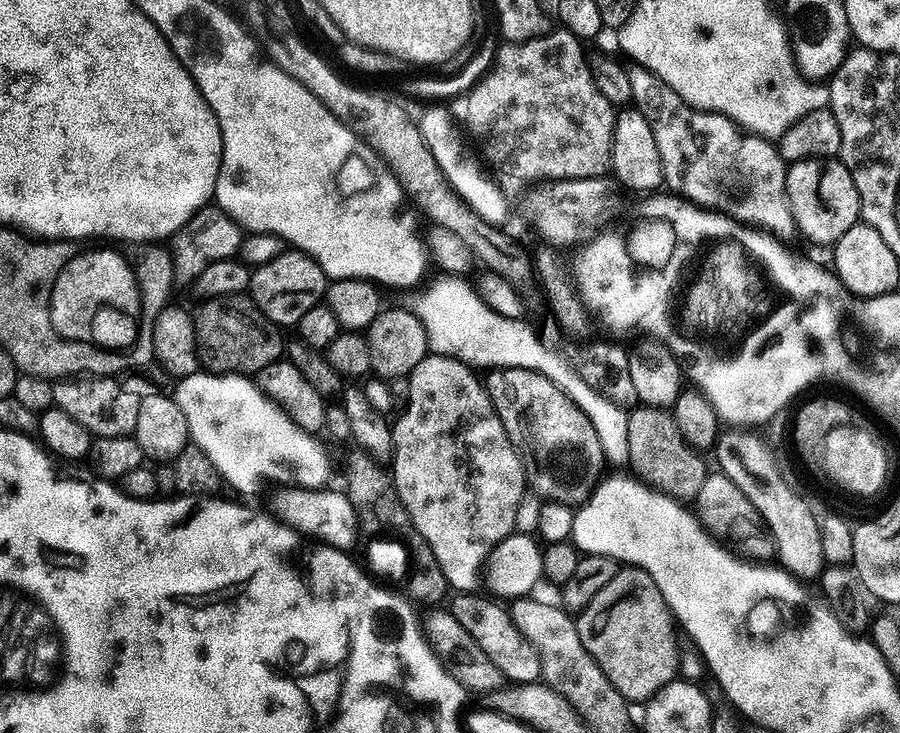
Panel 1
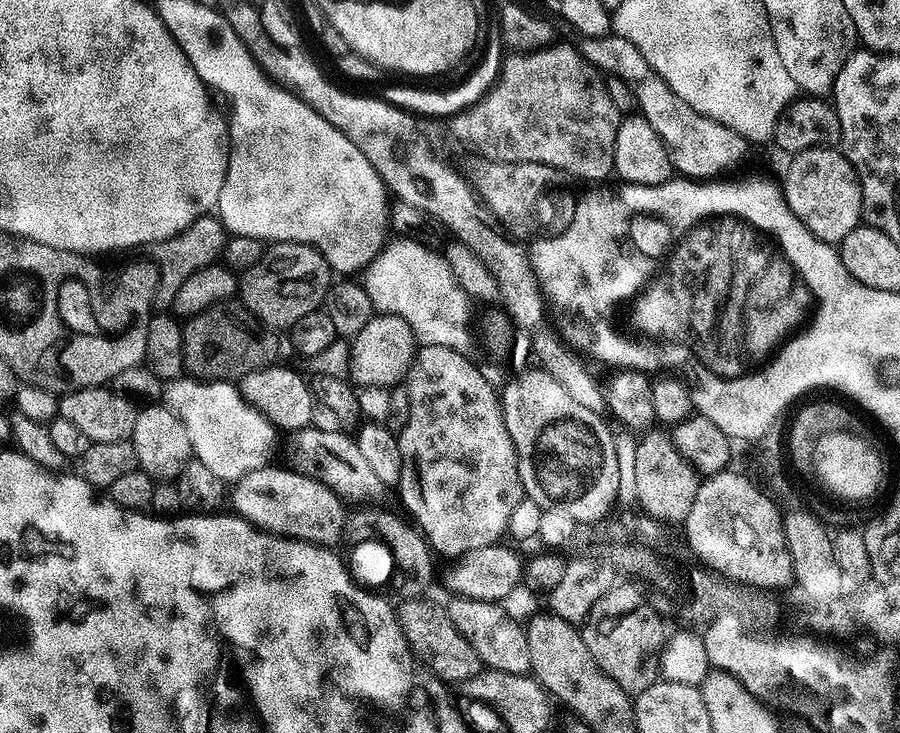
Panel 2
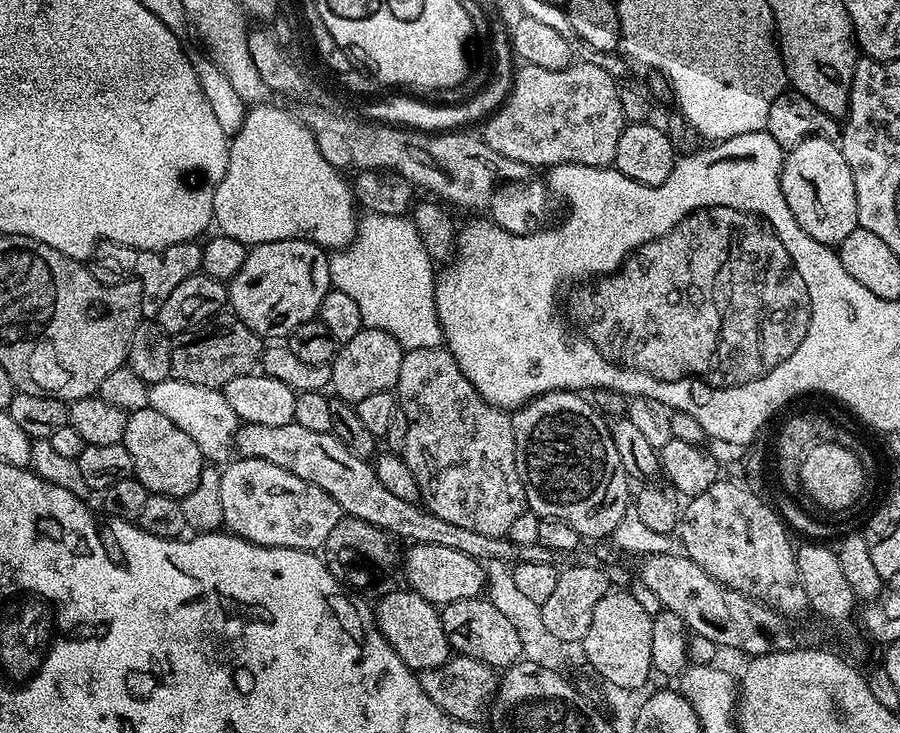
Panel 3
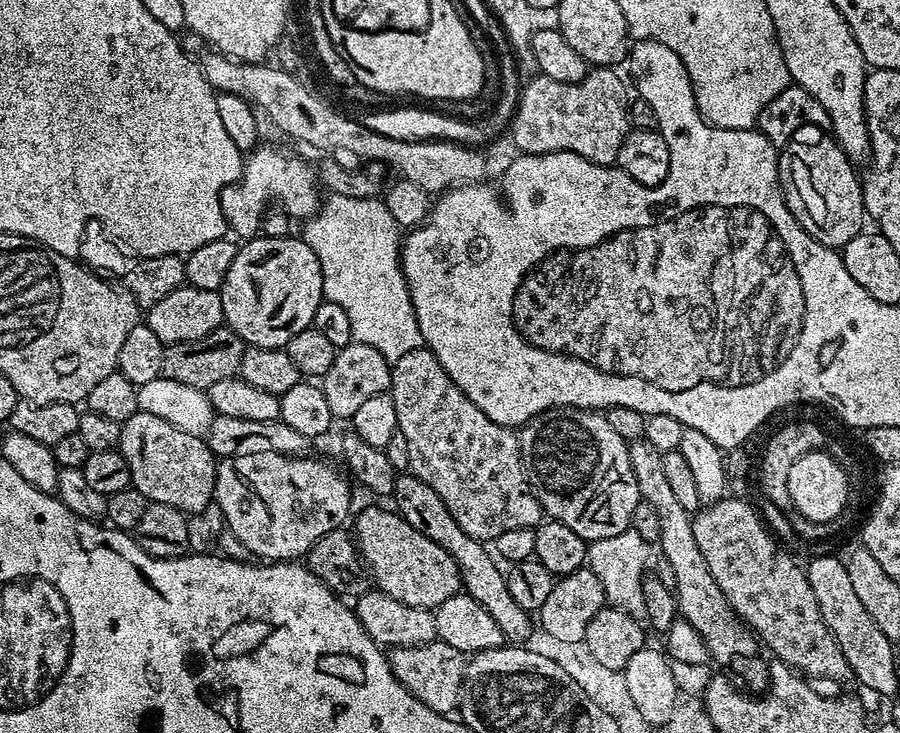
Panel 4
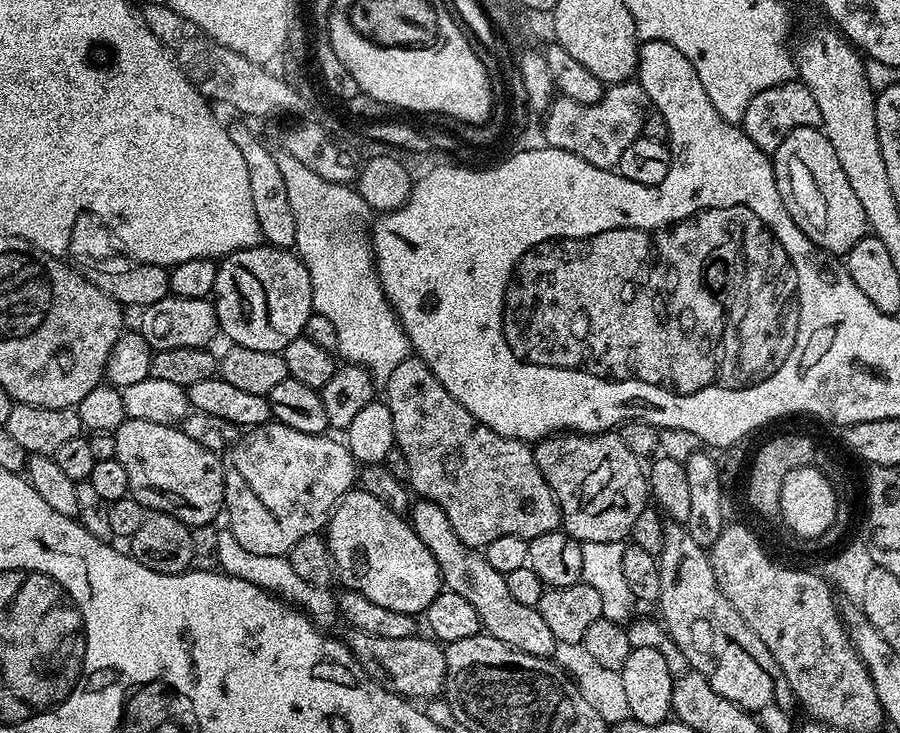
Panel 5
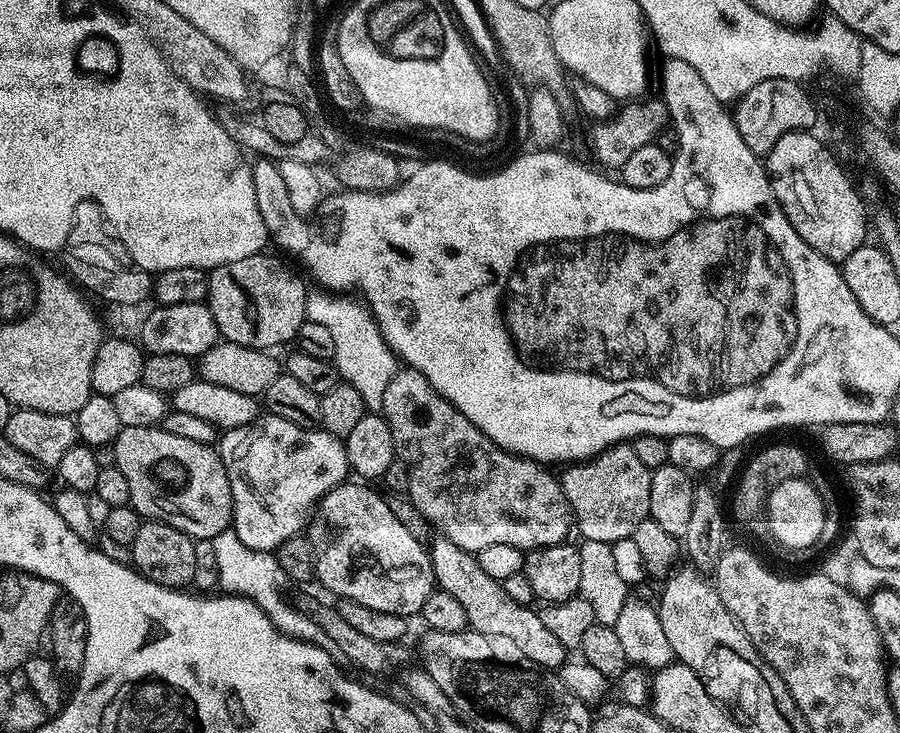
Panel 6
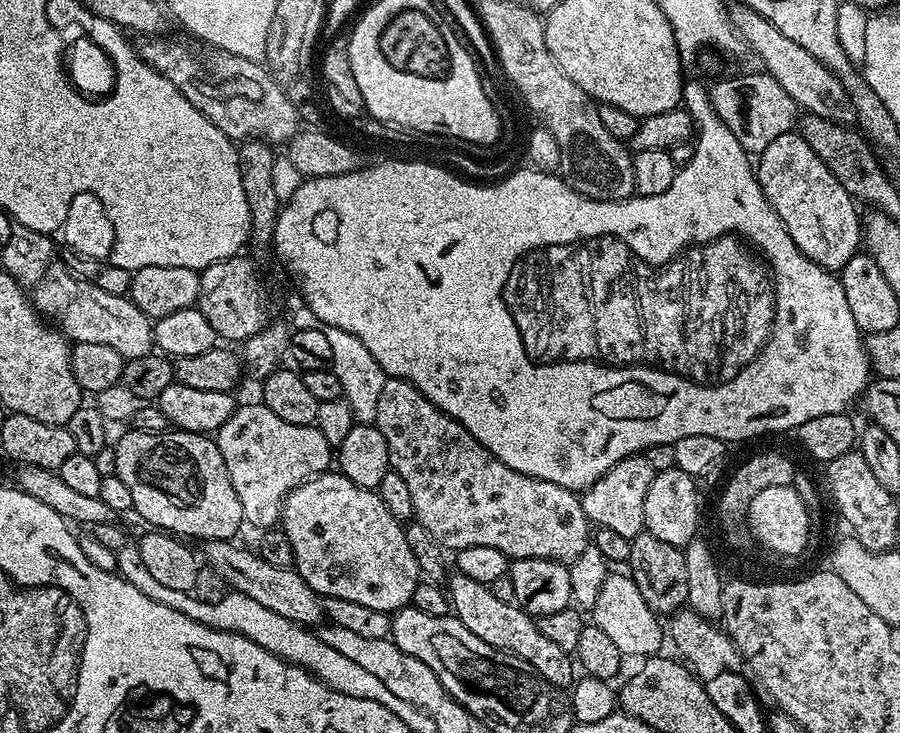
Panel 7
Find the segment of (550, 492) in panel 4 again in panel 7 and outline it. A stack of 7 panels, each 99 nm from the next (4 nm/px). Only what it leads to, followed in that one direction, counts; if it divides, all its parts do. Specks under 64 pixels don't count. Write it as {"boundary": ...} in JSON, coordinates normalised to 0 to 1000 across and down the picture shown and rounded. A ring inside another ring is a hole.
{"boundary":[[[713,619],[697,622],[694,628],[687,630],[678,641],[673,641],[673,647],[669,647],[669,652],[664,652],[664,658],[660,658],[656,664],[649,667],[644,677],[644,688],[649,693],[654,716],[682,723],[682,729],[691,729],[699,734],[714,726],[713,696],[726,648],[722,630],[718,630],[718,625]]]}

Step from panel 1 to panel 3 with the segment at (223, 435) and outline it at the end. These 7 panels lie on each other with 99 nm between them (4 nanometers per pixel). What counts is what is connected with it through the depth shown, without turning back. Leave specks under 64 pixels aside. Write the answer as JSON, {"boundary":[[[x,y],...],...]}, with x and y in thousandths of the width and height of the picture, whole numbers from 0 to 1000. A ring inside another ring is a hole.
{"boundary":[[[188,516],[166,528],[164,555],[189,570],[189,576],[193,576],[198,587],[211,592],[211,598],[216,598],[216,604],[220,607],[220,614],[224,614],[228,629],[244,630],[240,628],[254,626],[253,615],[259,615],[264,574],[246,531],[216,527],[216,521]]]}

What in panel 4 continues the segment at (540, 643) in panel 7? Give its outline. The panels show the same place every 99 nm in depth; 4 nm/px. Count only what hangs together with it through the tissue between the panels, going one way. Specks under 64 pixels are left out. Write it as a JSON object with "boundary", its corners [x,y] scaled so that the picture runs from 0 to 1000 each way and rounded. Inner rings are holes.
{"boundary":[[[457,647],[441,648],[433,682],[434,686],[440,686],[439,697],[448,709],[456,712],[456,718],[460,718],[464,729],[473,729],[473,734],[487,739],[487,745],[491,745],[491,750],[496,750],[496,756],[504,761],[513,787],[514,806],[549,842],[549,849],[553,849],[558,858],[561,874],[573,881],[581,880],[593,862],[592,842],[584,832],[580,832],[576,821],[571,821],[564,804],[563,784],[551,774],[543,749],[534,738],[518,729],[518,723],[513,723],[509,712],[504,712],[504,701],[496,696],[496,685],[491,685],[491,679],[487,679],[487,674],[482,674],[482,668],[473,663],[473,658]]]}

